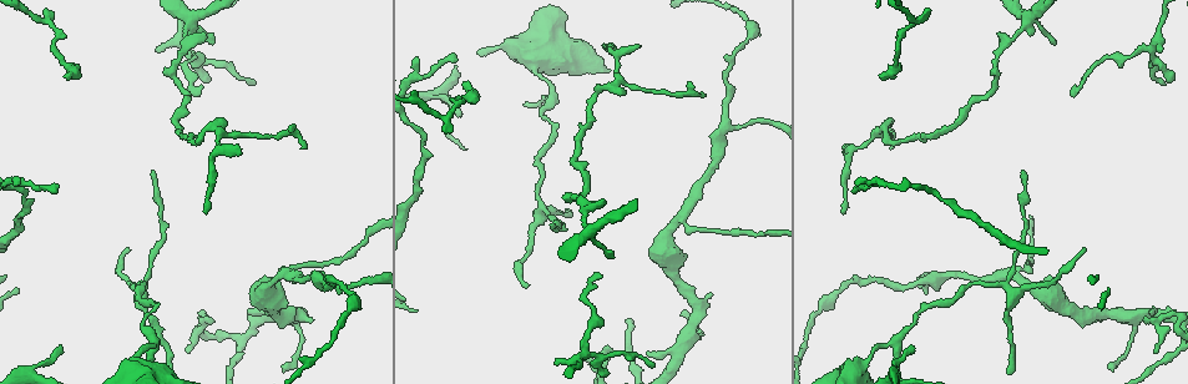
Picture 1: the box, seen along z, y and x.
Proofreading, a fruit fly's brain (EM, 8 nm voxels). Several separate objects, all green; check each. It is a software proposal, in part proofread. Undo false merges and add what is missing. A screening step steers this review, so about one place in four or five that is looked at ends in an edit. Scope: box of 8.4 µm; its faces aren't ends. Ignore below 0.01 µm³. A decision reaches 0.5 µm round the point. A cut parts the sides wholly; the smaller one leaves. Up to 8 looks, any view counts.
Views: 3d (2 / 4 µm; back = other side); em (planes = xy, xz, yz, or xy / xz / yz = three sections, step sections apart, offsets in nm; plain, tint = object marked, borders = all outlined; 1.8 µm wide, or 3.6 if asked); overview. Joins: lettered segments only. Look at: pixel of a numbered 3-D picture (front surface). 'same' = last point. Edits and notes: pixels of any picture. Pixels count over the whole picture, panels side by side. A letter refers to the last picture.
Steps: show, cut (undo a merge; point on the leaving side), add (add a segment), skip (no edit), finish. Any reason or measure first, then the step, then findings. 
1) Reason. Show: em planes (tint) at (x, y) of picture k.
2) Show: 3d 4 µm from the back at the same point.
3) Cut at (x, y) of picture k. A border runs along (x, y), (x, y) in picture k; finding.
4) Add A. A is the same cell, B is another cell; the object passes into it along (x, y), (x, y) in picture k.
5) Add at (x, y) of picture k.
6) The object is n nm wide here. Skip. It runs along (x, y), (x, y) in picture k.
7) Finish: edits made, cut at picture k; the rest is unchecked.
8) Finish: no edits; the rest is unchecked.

Sharp bend. Show: em 3.6 µm planes (plain) at (582, 353) of picture 1.

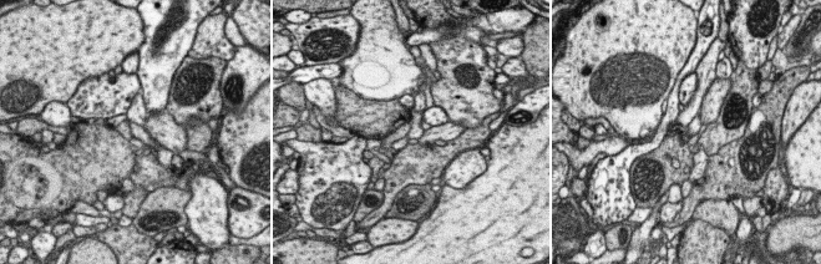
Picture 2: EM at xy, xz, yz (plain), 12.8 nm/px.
Show: em 3.6 µm planes (borders) at the same point.

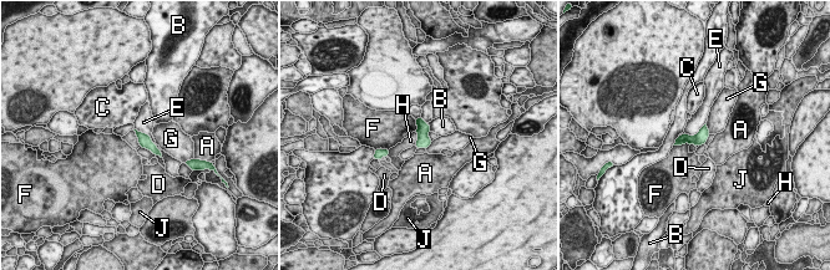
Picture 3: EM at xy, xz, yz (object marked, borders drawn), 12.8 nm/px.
The object is 160 nm wide here. Skip. A, B, C, D, E, F, G, H and J are other cells; a border runs along (132, 130), (140, 146) in picture 3; one cell here.

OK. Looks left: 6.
Free end. Show: em yz step 16 (borders) at (704, 94) of picture 1.

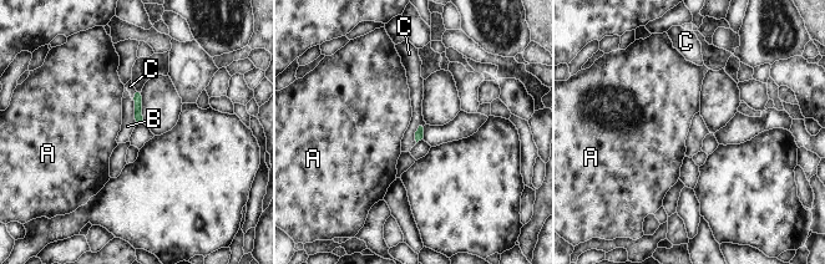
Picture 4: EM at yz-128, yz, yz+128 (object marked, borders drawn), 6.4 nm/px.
The longest contact is with B, 160 nm. Skip. A, B and C are other cells; a border runs along (421, 125), (415, 132), (415, 142) in picture 4; no lettered segment goes on from it.

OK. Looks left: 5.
Thin end. Show: em planes (borders) at (127, 249) of picture 1.

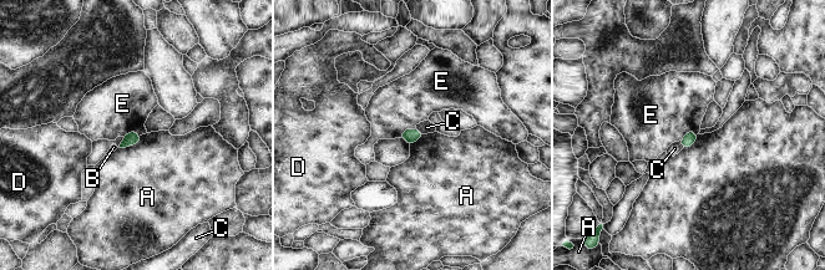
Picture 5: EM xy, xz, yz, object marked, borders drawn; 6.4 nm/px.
The object is 90 nm wide here. Skip. A, B, C, D and E are other cells; a border runs along (141, 136), (137, 143), (119, 147) in picture 5; no lettered segment goes on from it.

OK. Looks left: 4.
Finish: no edits; the rest is unchecked.

